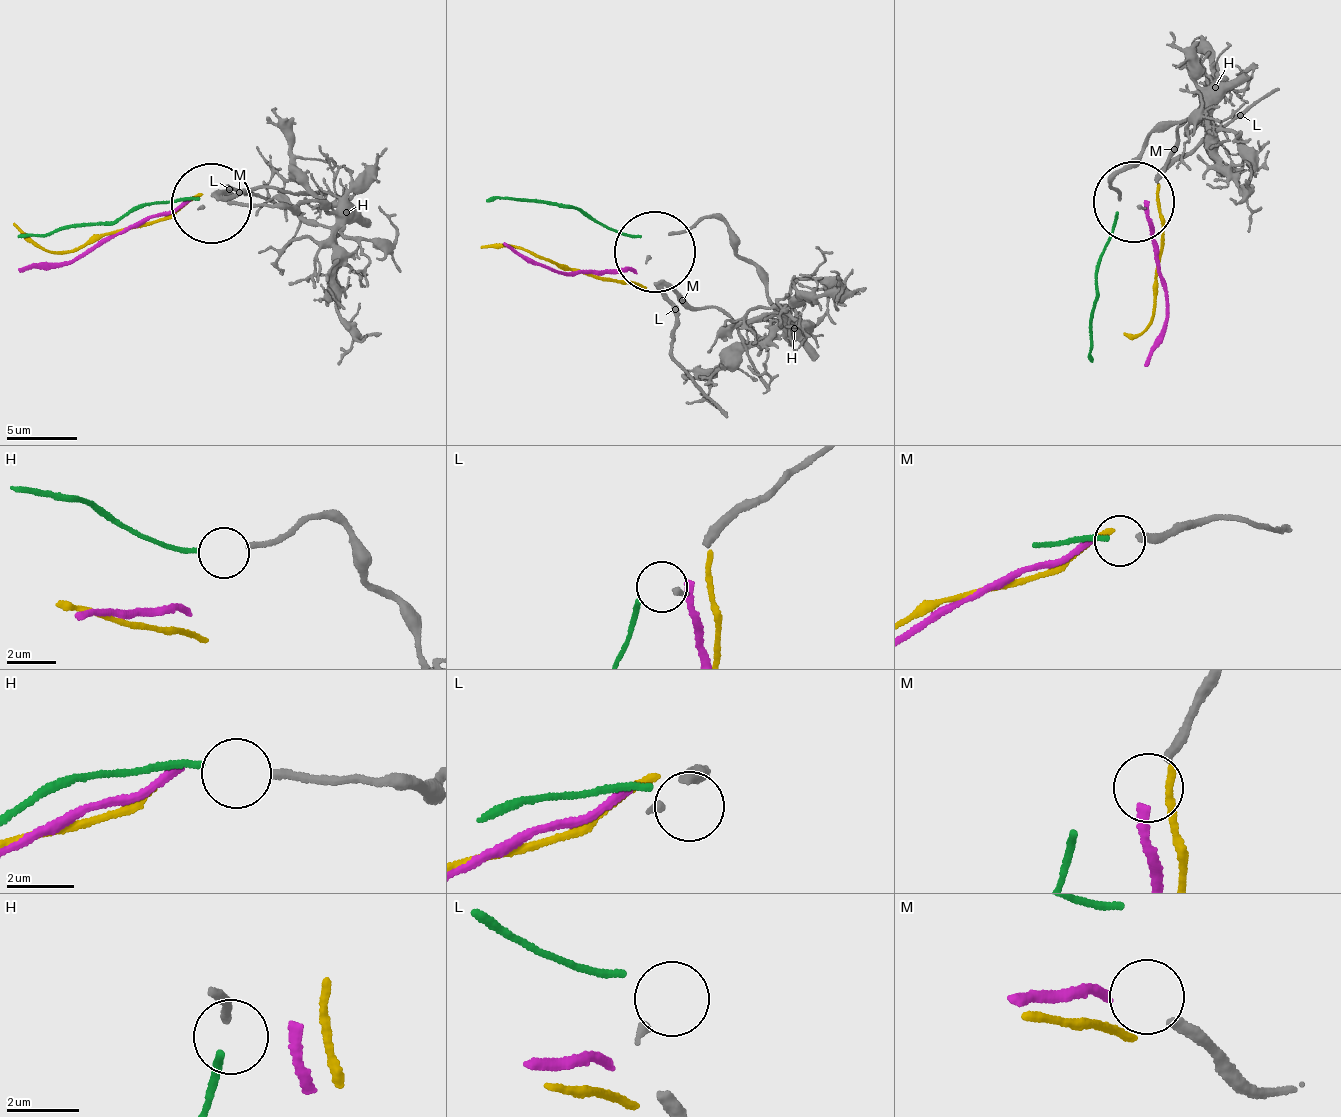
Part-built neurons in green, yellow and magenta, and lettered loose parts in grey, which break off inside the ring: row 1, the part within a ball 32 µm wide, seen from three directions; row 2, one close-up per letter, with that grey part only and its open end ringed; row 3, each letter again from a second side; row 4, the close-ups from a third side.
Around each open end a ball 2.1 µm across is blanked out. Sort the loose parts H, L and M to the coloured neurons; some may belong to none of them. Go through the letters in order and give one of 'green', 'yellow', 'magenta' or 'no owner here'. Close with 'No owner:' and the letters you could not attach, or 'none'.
H: green
L: no owner here
M: no owner here
No owner: L, M

